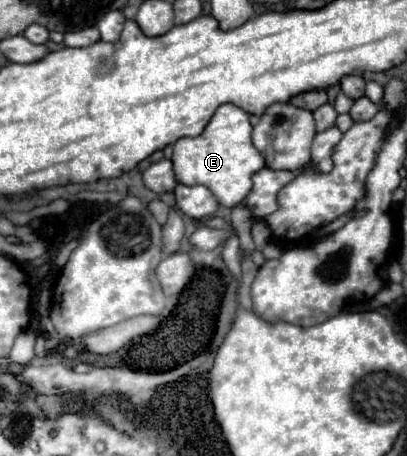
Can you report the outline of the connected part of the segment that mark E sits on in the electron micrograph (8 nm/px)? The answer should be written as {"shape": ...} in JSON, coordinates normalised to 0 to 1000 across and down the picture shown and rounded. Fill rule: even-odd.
{"shape":[[[572,226],[543,230],[518,257],[514,274],[489,300],[450,300],[425,318],[425,371],[430,388],[450,406],[504,406],[523,414],[538,450],[577,454],[617,419],[617,384],[651,366],[651,349],[636,340],[617,309],[612,248]]]}

